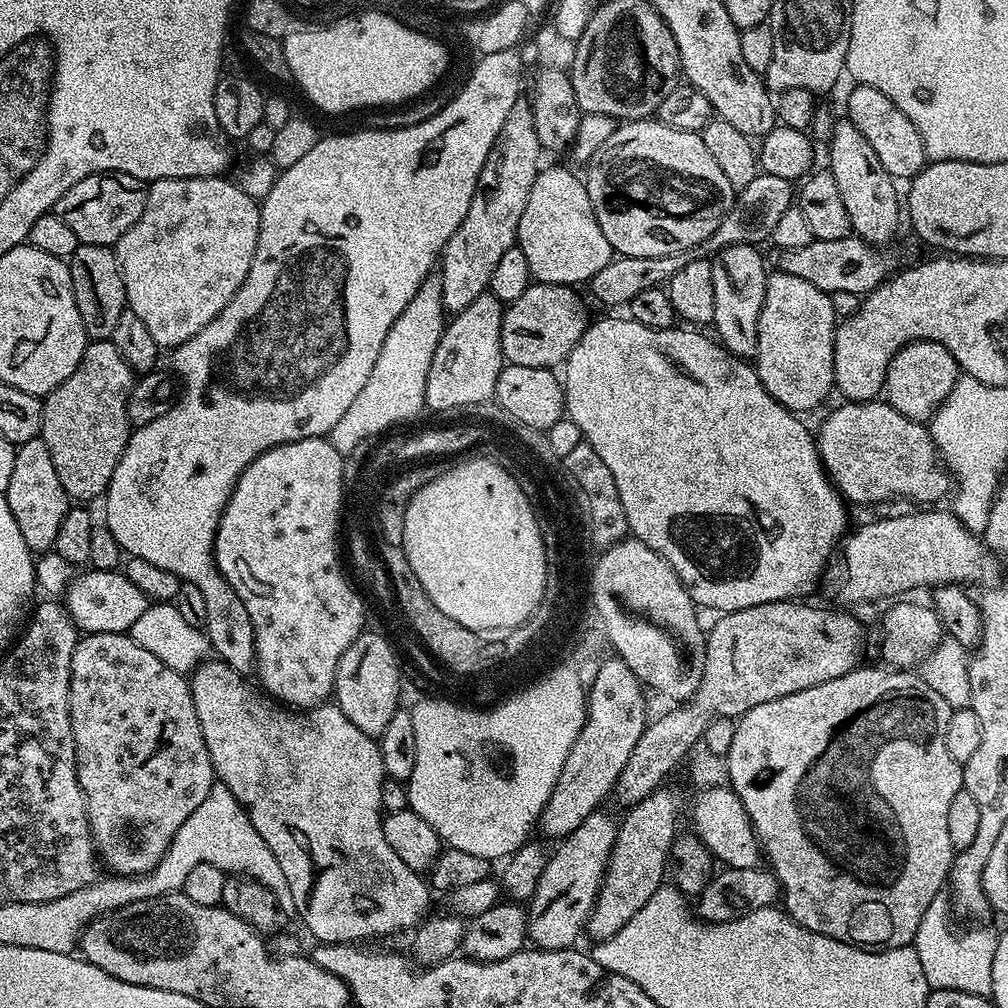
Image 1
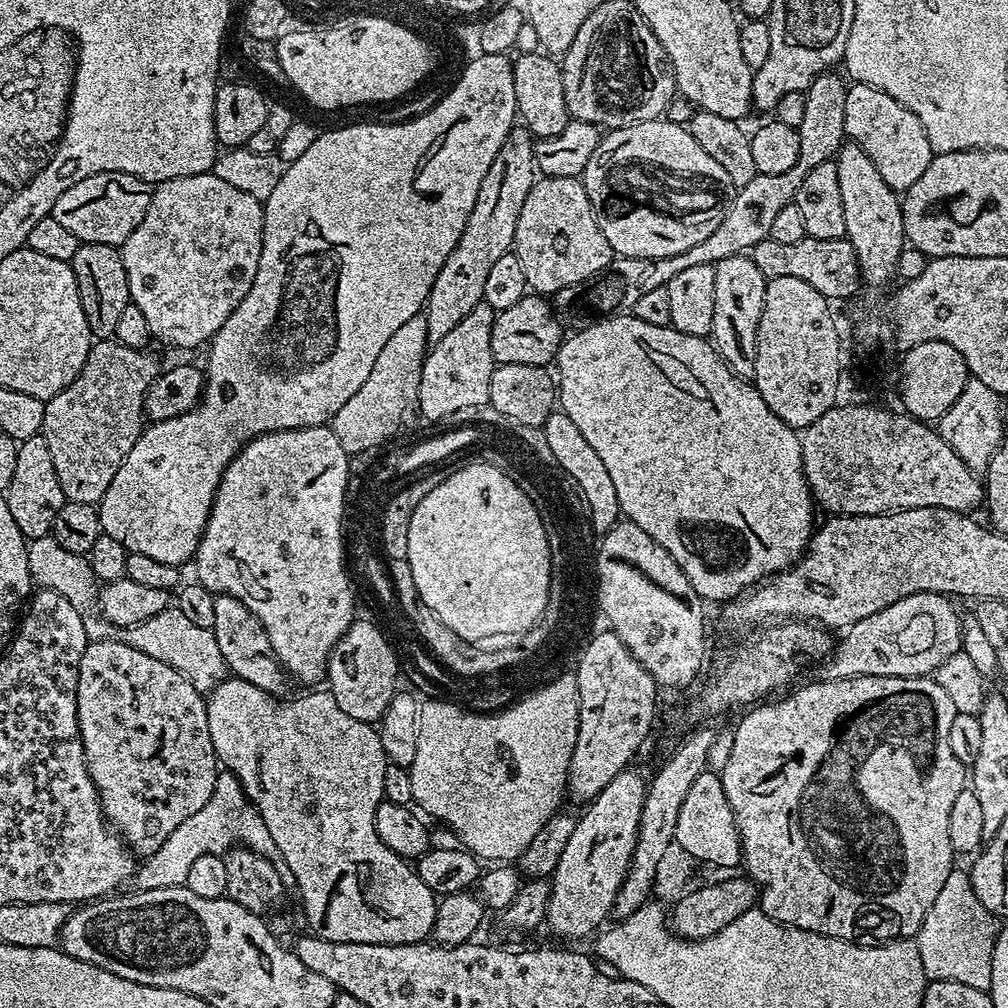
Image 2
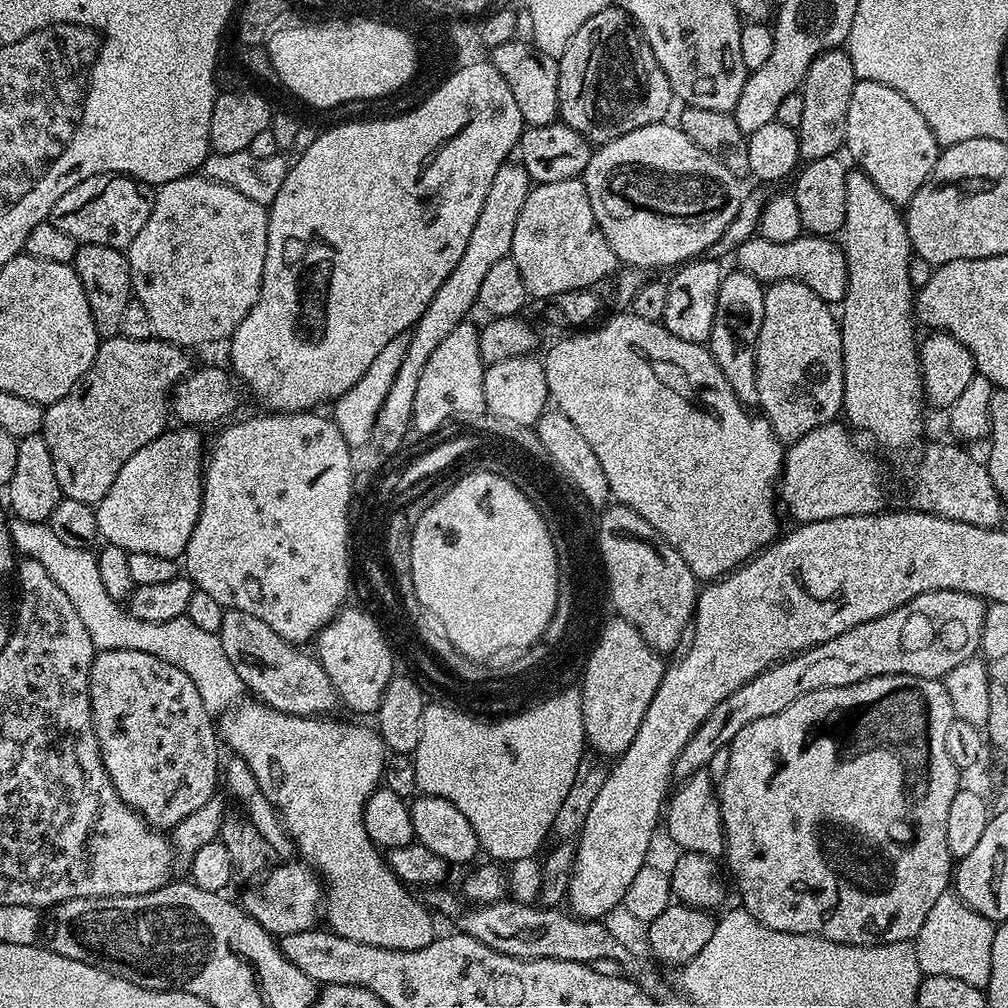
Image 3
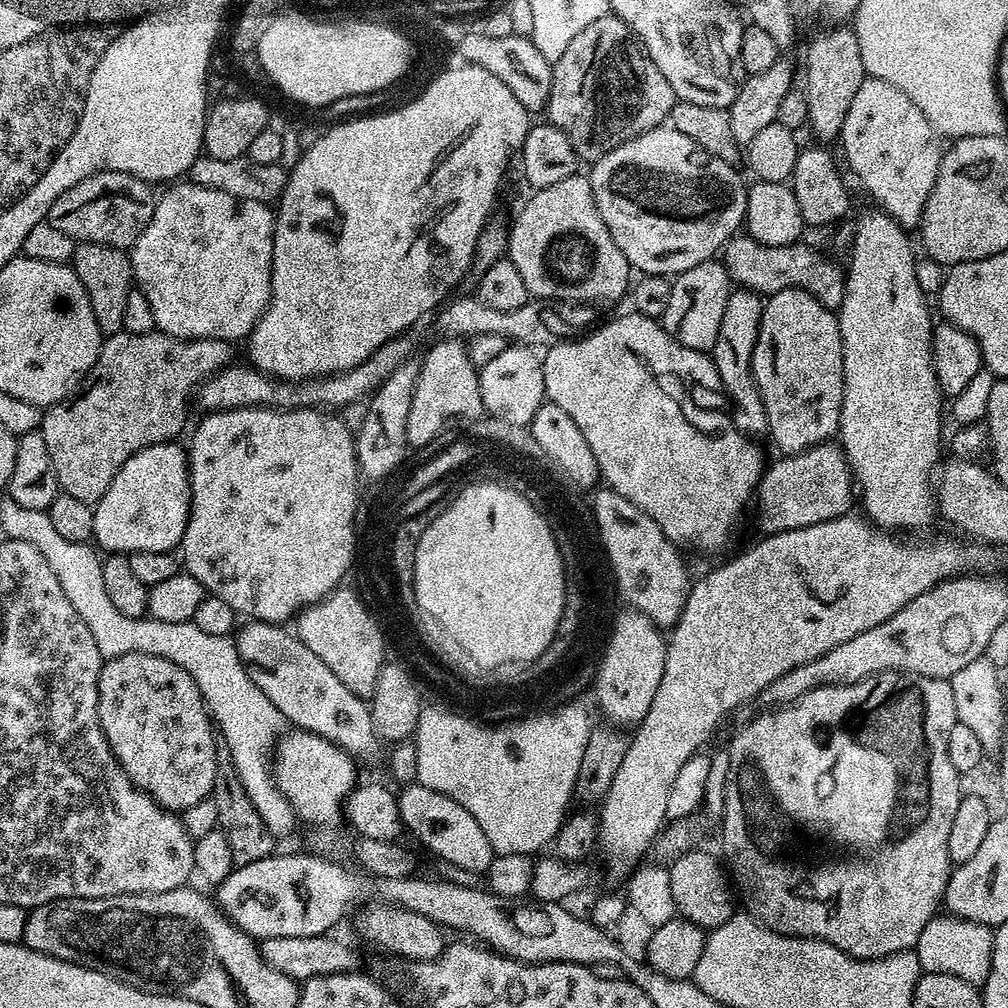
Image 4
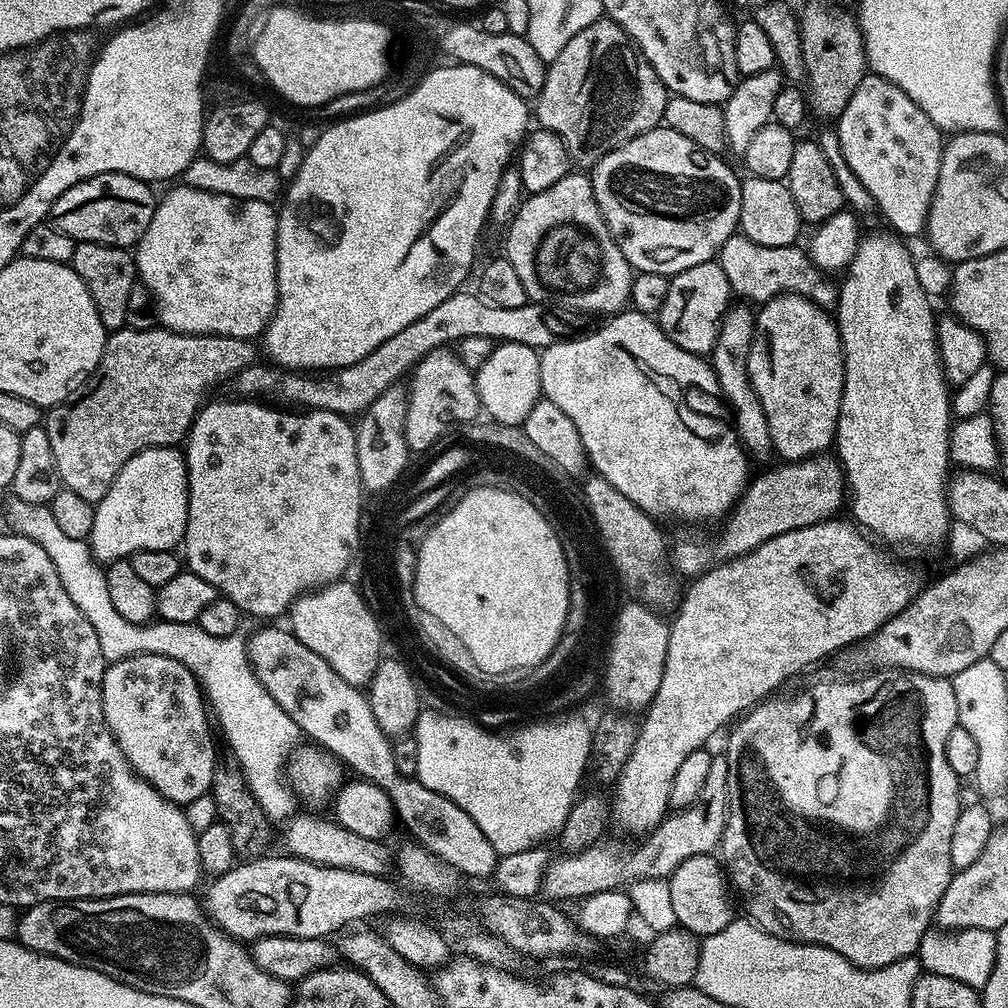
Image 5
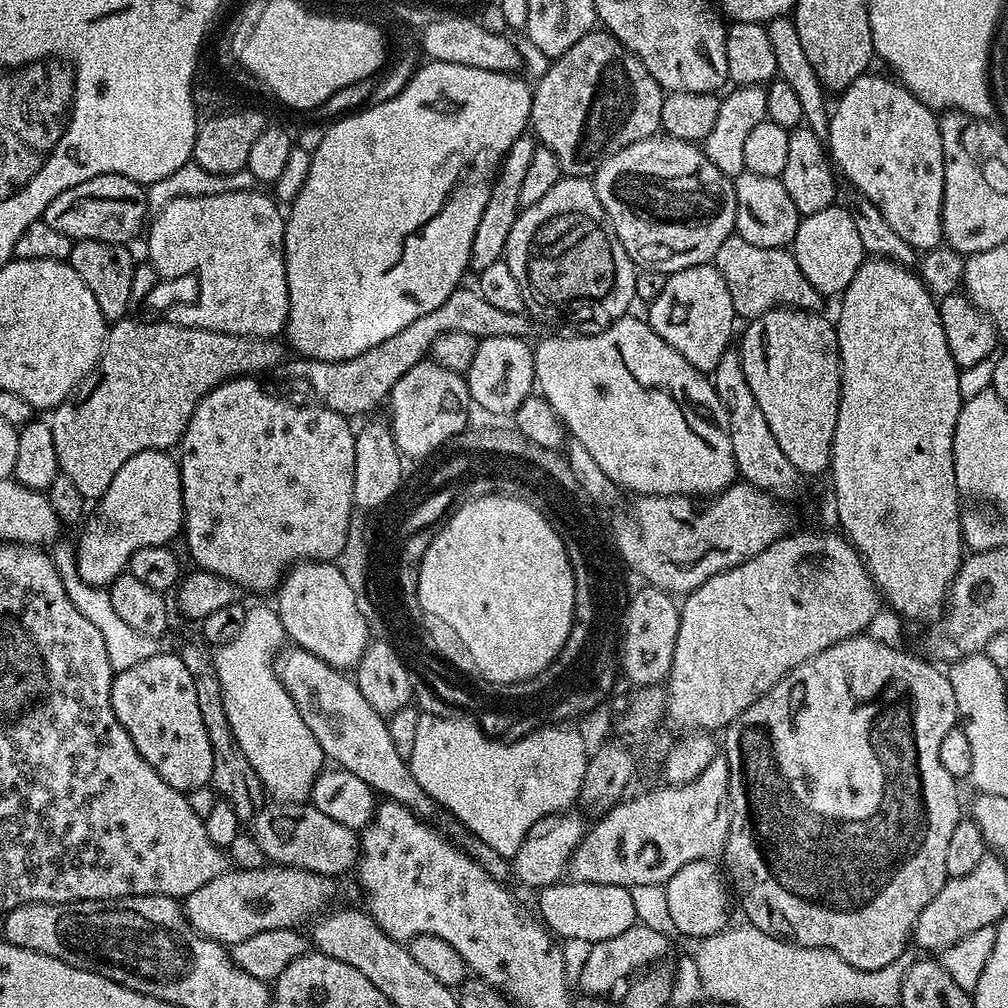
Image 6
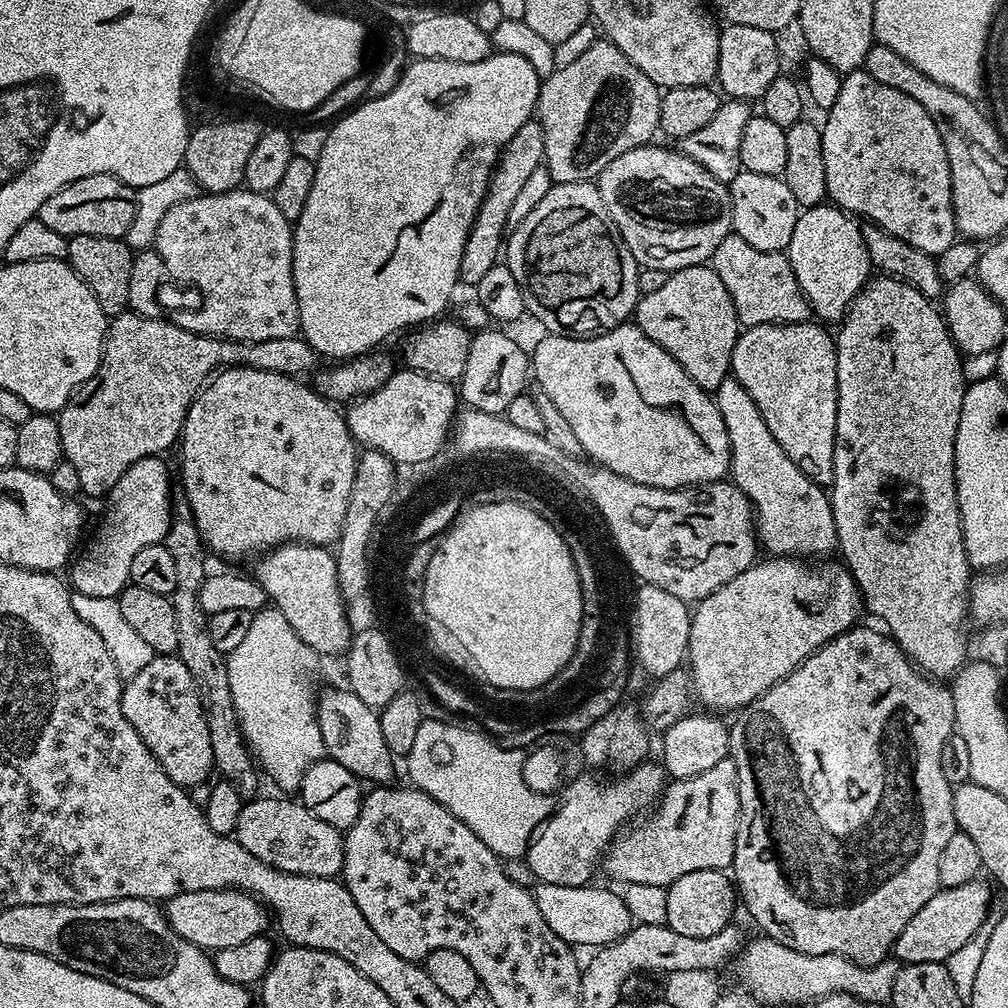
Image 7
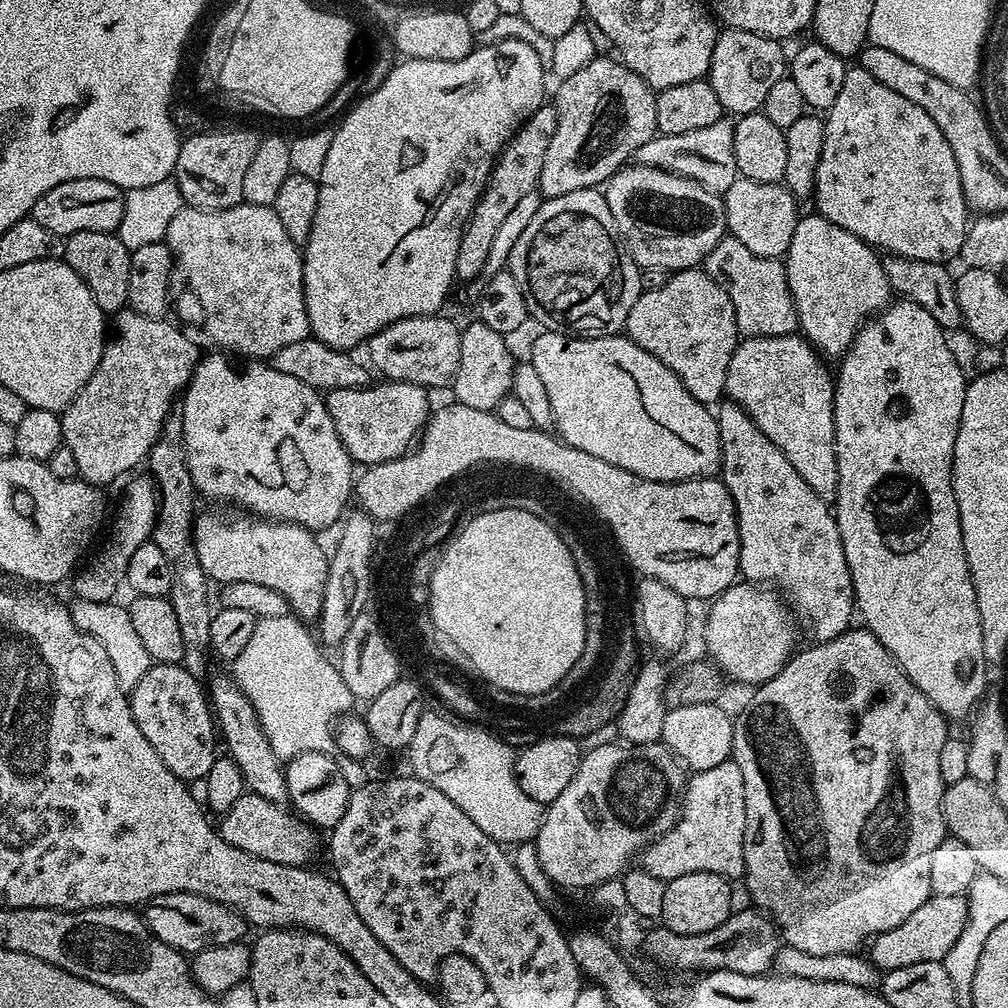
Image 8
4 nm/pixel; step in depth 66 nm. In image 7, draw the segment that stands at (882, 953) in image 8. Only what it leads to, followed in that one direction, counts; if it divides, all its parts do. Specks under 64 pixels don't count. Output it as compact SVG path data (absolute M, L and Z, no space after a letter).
M977 878L968 884L941 888L936 892L934 898L930 898L930 902L926 902L910 922L906 922L906 930L898 934L894 956L900 962L921 960L939 964L970 942L972 936L985 927L984 919L988 916L988 888L982 881Z

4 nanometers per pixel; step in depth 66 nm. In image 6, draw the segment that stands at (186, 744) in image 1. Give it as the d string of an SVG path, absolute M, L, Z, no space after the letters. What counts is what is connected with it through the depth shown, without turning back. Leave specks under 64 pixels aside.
M161 650L155 656L140 660L138 666L115 673L112 678L112 709L118 722L130 734L138 754L150 762L150 766L174 790L189 793L195 788L205 787L212 779L214 754L210 746L210 734L202 723L202 710L198 710L198 690L194 690L194 678L186 670L186 662L178 654L172 656Z

